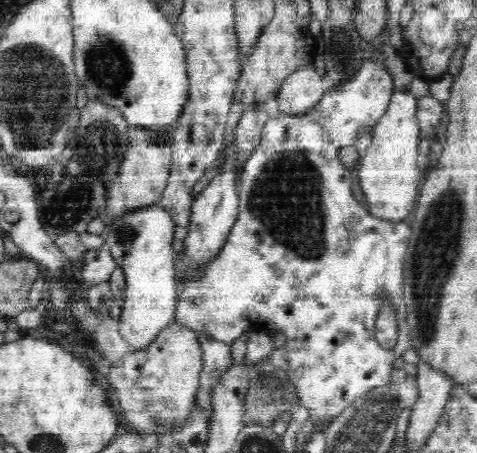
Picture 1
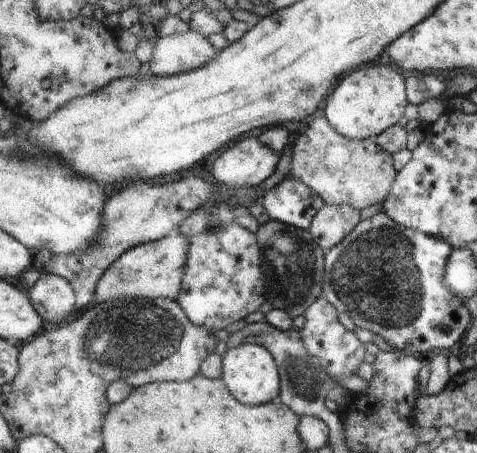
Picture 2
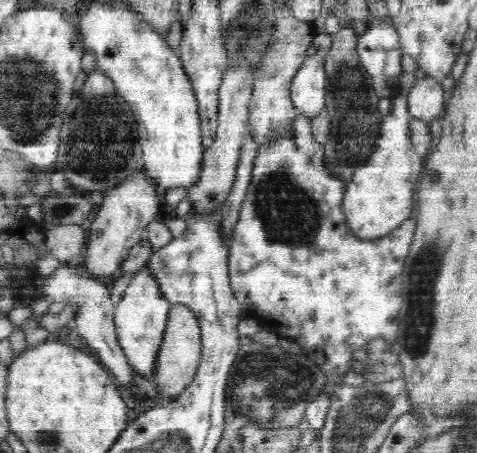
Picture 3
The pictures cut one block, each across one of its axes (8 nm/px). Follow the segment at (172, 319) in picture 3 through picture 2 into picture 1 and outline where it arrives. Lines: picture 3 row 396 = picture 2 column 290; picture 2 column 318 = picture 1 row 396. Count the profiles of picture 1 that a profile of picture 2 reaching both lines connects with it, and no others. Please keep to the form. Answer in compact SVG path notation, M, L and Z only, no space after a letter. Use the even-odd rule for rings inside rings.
M170 322L146 352L132 352L110 368L108 386L114 386L122 406L124 426L132 430L170 430L192 406L202 370L200 334L184 322Z

